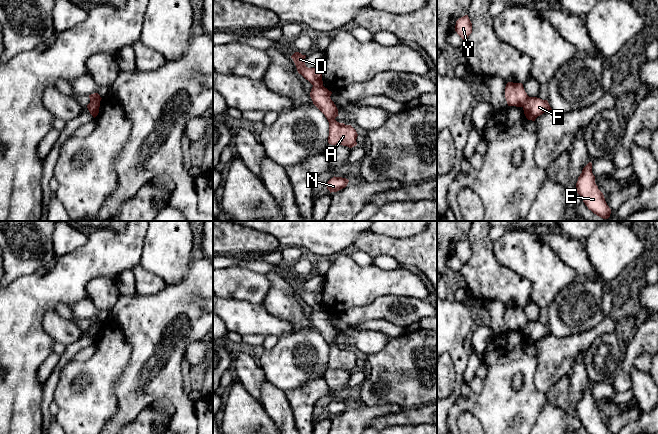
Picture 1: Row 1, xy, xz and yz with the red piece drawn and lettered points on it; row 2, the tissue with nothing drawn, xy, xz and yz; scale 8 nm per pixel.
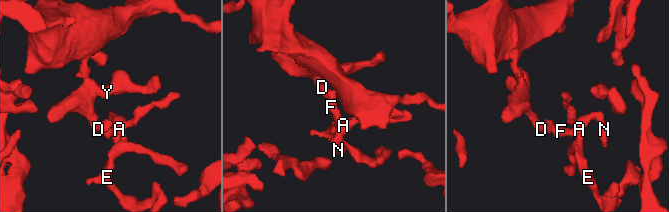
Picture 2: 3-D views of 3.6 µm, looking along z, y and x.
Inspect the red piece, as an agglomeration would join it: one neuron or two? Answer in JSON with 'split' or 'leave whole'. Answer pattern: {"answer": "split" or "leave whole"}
{"answer": "split"}

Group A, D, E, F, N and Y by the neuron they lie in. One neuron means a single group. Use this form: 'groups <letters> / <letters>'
groups A E F N / D Y

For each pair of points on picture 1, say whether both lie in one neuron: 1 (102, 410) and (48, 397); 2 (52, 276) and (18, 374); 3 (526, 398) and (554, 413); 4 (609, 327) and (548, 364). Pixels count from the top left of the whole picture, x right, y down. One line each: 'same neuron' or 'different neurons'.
1: different neurons
2: same neuron
3: different neurons
4: same neuron

